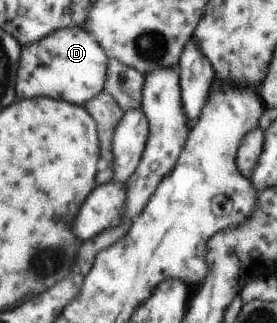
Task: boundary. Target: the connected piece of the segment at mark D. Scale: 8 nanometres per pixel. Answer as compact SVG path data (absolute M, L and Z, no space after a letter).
M62 28L28 47L22 47L16 95L20 99L50 97L84 106L105 87L109 57L82 28Z

